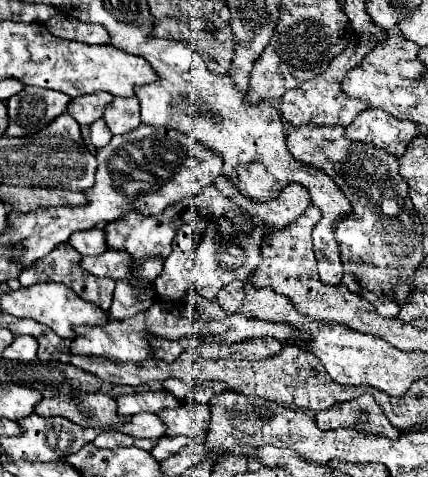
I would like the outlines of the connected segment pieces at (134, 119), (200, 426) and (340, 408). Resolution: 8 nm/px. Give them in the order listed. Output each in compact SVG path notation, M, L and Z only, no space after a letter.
M135 96L113 98L113 104L109 104L109 108L105 108L103 120L113 134L127 134L127 132L135 130L141 124L137 98Z
M209 403L189 404L179 408L165 408L159 412L159 418L167 424L167 434L183 434L187 438L197 438L207 432L211 422Z
M365 394L355 400L341 402L327 412L317 412L317 426L321 430L355 428L361 432L371 432L387 438L397 438L401 432L389 422L381 406L365 406Z

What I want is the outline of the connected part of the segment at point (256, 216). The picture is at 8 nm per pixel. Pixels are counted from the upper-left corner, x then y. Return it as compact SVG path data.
M217 176L215 186L225 196L229 196L237 206L243 208L241 214L227 214L239 226L239 230L249 230L251 226L261 226L261 224L263 224L263 234L269 234L277 228L281 230L289 226L297 216L301 216L303 210L311 204L309 192L301 184L287 184L279 192L279 198L269 202L255 202L241 196L241 192L237 192L237 188L233 188L233 184L225 180L225 176Z

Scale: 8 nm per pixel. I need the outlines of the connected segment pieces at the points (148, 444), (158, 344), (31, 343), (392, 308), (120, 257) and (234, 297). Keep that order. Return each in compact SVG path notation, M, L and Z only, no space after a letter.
M109 430L109 432L101 432L93 444L97 448L119 448L119 446L137 446L141 450L151 450L155 446L155 440L141 440L141 438L133 438L129 434L123 434L119 430Z
M148 337L148 342L155 348L155 358L165 360L165 362L173 362L181 352L183 352L183 344L177 340L165 340L160 337Z
M19 336L13 340L9 348L5 348L3 358L11 360L25 360L31 362L37 358L37 340L33 336Z
M366 292L366 299L372 302L373 306L378 310L378 314L382 317L395 318L397 316L397 312L399 312L399 304L395 304L393 299L387 296L379 298L372 292Z
M107 248L101 256L85 256L81 260L81 266L95 276L107 276L113 280L127 278L139 286L141 282L129 274L129 264L131 264L131 256L127 252L117 252L111 248Z
M235 280L222 288L218 293L216 300L227 314L237 312L242 305L245 297L243 287L243 282Z

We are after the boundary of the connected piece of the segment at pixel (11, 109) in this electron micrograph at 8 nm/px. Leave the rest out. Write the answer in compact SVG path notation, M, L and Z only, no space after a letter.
M27 86L23 92L11 96L5 102L9 114L9 126L5 130L5 136L17 138L45 128L53 118L67 110L69 100L71 98L63 92Z

